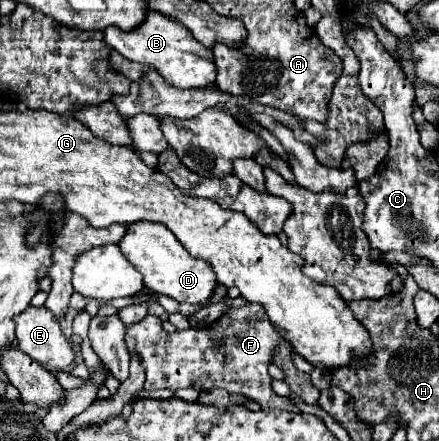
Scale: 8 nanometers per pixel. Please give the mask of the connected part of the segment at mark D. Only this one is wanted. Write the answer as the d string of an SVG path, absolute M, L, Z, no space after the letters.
M134 222L126 226L126 234L118 242L122 254L126 260L144 276L144 286L150 292L158 292L164 296L170 296L178 302L190 302L190 304L204 304L208 302L216 278L208 264L202 264L196 258L190 258L178 238L166 230L166 226L158 222Z

